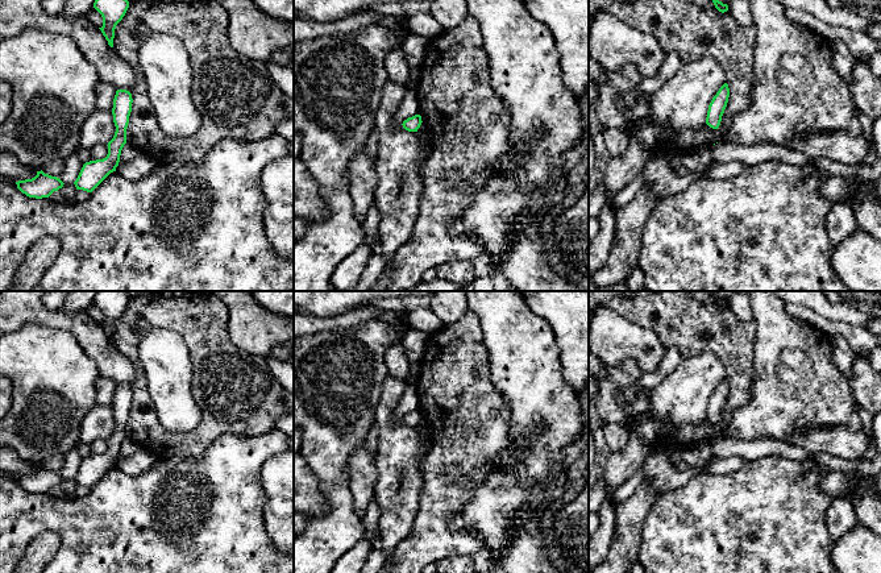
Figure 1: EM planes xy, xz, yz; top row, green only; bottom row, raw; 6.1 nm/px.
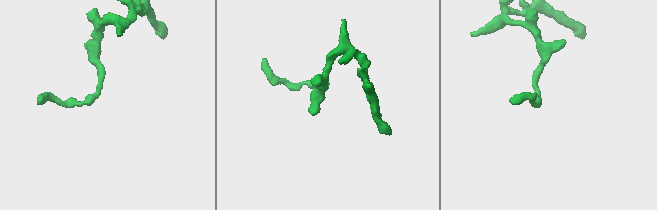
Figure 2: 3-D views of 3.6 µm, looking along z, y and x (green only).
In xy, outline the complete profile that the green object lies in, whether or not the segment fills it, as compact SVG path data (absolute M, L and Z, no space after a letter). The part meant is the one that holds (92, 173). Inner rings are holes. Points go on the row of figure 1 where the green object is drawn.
M117 90L113 99L113 123L116 132L108 142L108 154L103 159L86 162L74 182L76 190L92 192L111 173L116 171L120 155L126 144L126 128L132 112L132 94L126 90Z

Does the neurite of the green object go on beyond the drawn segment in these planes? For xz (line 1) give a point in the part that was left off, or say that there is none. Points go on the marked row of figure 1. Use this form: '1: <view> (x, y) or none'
1: none

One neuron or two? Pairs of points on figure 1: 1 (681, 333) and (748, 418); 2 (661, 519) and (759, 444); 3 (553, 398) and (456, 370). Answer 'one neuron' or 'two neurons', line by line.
1: two neurons
2: two neurons
3: two neurons

